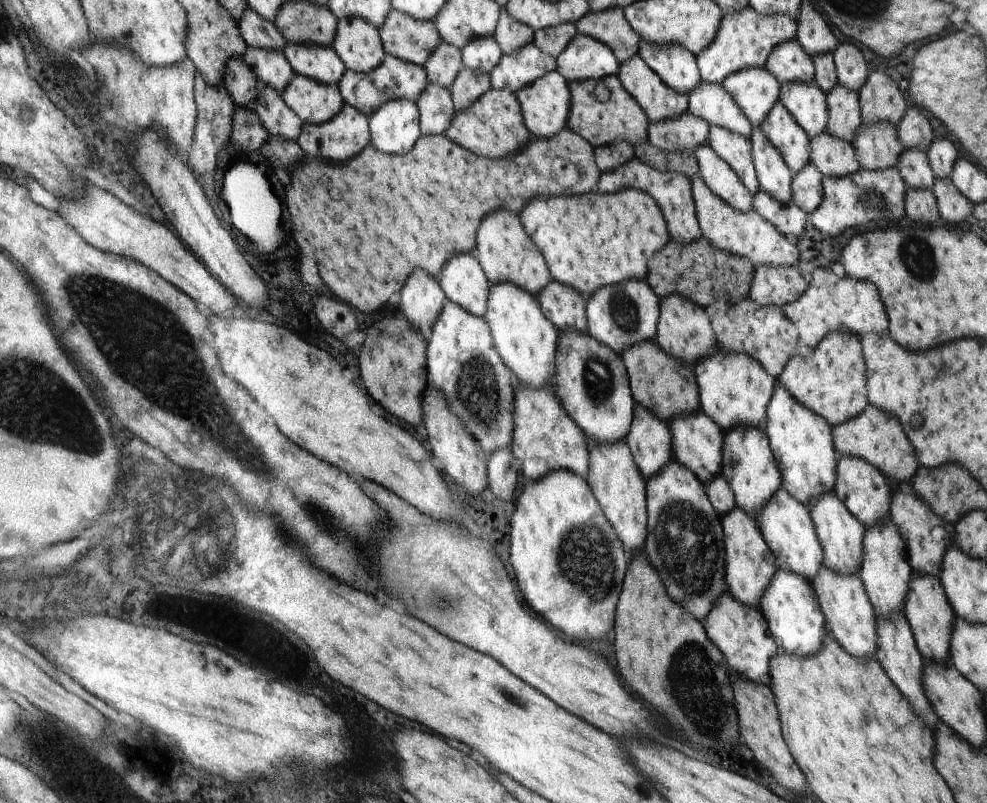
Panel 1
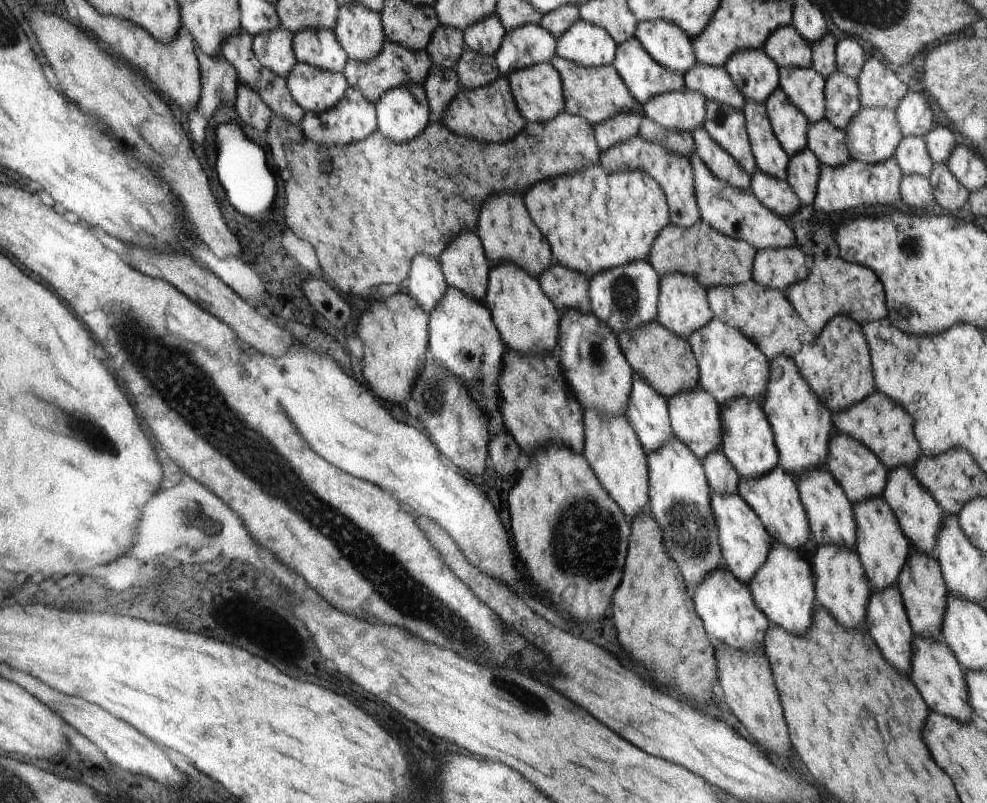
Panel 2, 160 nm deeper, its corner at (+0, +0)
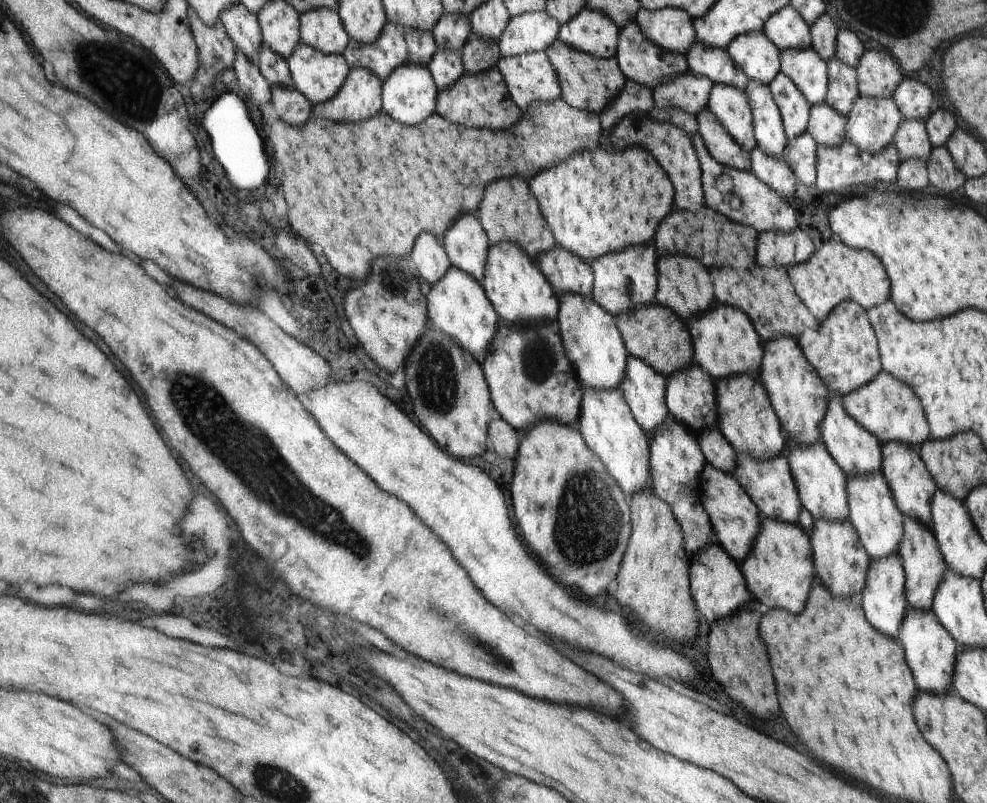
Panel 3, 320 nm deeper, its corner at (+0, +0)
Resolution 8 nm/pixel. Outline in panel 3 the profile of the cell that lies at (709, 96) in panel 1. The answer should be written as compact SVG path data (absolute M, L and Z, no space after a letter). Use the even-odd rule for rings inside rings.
M696 41L693 48L684 55L687 59L688 70L696 76L706 76L714 84L732 86L745 92L749 78L736 66L727 50L706 48Z

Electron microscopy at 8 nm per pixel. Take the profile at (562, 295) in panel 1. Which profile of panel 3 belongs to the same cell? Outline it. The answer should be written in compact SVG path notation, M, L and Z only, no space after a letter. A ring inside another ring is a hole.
M554 246L550 252L540 254L536 262L542 262L546 280L554 286L558 296L578 294L584 298L592 296L592 266L582 262L578 256Z

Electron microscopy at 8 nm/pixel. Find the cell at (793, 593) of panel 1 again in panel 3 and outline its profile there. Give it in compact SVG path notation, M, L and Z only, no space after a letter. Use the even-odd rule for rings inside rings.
M762 516L761 520L762 530L754 544L754 552L742 564L746 583L754 592L758 603L767 610L786 608L792 614L798 614L806 604L814 580L816 560L812 560L812 550L810 550L812 538L808 538L808 534L798 524L788 524L766 516Z

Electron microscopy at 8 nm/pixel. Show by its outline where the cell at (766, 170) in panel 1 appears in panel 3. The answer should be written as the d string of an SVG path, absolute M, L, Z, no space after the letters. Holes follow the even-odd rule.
M749 80L745 94L752 114L756 149L766 152L772 158L782 160L788 139L784 132L784 126L782 126L780 112L772 100L770 88L764 84L758 84L754 80Z

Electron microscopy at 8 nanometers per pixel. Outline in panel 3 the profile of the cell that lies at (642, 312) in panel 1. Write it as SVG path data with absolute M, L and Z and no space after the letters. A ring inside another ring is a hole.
M655 242L644 246L628 246L620 252L610 252L591 262L594 270L594 302L617 317L636 310L638 306L650 306L658 292L657 250Z

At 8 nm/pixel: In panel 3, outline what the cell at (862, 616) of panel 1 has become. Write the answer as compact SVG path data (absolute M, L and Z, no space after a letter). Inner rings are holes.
M818 518L818 520L814 520L811 538L820 582L826 582L826 586L830 586L830 590L834 590L834 594L838 594L838 596L850 596L850 594L862 596L872 562L862 547L853 524L848 520L830 522L830 520Z

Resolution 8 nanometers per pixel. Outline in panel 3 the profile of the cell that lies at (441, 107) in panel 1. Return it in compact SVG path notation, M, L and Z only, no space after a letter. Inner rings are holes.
M437 50L427 67L430 74L433 74L438 93L441 93L444 88L450 88L453 82L465 74L461 56L450 50Z

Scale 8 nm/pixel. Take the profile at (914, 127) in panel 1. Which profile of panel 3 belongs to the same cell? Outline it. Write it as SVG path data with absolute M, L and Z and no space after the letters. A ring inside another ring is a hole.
M908 75L892 98L905 120L926 120L930 114L932 92L928 84L922 84L922 76Z

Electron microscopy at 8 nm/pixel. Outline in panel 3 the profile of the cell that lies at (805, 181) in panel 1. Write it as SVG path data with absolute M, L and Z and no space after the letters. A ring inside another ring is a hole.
M806 130L800 136L788 140L783 153L783 160L790 166L795 180L800 180L806 187L814 186L817 178L816 164L818 148L818 144L814 142Z

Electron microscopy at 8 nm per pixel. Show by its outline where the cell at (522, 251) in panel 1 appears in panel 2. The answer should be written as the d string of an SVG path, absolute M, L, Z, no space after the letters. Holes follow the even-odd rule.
M510 191L490 197L481 209L476 233L481 238L488 261L492 267L500 263L514 263L534 278L545 272L554 262L552 246L535 223L524 201L523 194Z

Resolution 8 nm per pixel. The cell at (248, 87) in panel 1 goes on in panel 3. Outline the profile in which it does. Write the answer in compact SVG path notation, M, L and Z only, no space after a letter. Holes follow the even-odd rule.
M238 1L238 4L226 8L226 12L221 14L220 22L235 50L240 50L246 60L257 66L263 48L257 14L248 12Z

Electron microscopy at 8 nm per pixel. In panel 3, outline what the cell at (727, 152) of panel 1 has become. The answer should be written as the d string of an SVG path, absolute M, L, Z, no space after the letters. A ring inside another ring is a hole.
M714 84L707 105L708 110L722 122L724 130L742 146L742 150L750 152L756 149L756 140L753 136L752 114L748 106L745 92Z

